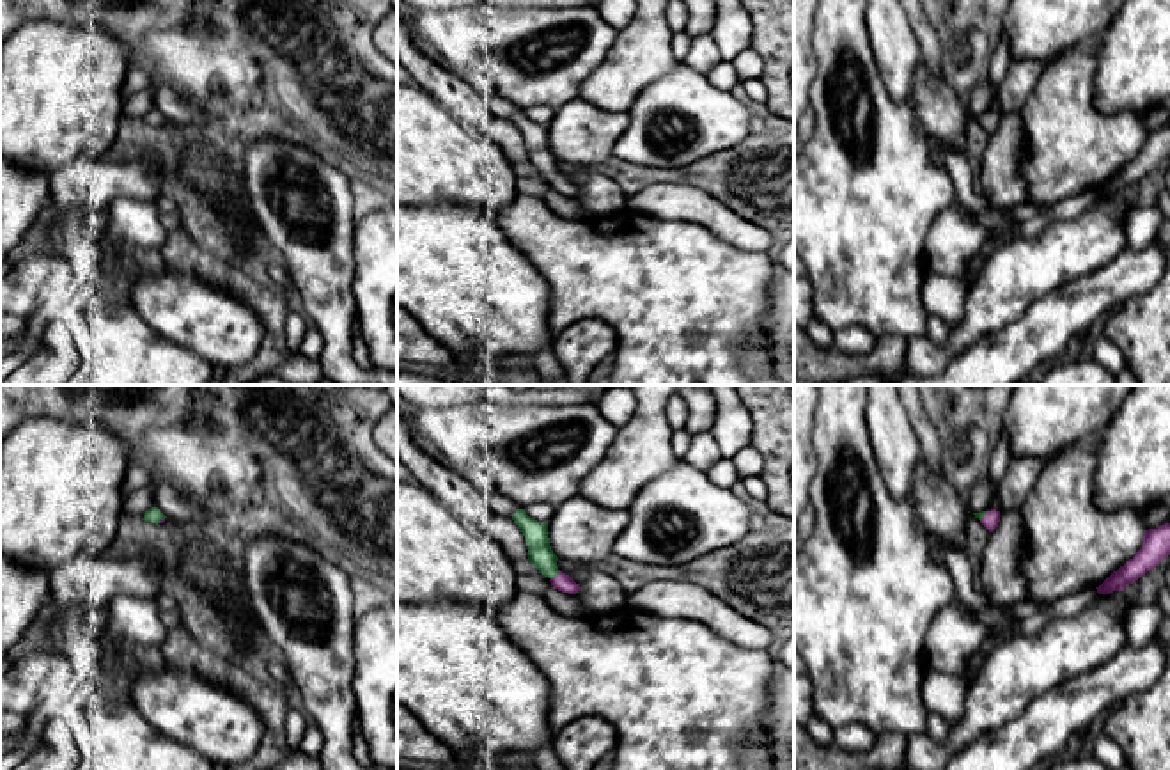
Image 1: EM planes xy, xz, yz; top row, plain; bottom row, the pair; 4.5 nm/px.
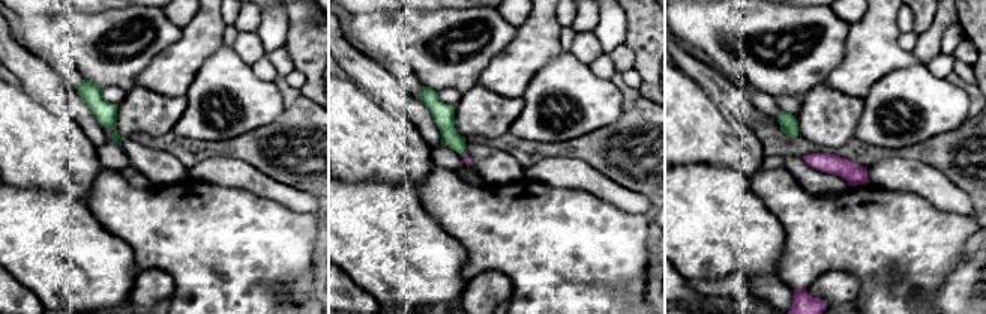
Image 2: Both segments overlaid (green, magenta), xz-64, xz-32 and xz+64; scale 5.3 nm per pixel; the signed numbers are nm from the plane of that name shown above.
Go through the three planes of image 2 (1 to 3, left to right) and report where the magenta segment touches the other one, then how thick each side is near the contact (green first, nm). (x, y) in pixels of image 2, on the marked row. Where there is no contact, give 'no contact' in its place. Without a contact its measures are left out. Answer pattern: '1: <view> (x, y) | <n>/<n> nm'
1: no contact
2: xz-32 (464, 153) | 120/40 nm
3: no contact

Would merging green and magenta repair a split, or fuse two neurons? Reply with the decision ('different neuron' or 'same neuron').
same neuron

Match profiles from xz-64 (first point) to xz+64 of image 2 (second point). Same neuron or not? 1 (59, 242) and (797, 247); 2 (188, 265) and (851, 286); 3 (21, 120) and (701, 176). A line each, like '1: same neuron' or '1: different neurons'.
1: different neurons
2: different neurons
3: different neurons

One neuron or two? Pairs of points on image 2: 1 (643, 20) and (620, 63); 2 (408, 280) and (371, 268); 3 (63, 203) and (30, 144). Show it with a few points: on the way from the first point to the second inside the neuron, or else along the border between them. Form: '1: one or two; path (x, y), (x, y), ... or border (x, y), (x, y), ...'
1: two; border (625, 44), (632, 54), (632, 66)
2: one; path (399, 271), (396, 268), (380, 268)
3: two; border (21, 187), (71, 191), (83, 202)

